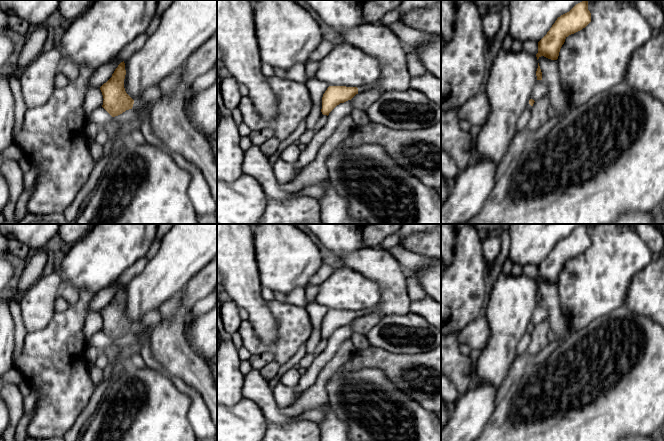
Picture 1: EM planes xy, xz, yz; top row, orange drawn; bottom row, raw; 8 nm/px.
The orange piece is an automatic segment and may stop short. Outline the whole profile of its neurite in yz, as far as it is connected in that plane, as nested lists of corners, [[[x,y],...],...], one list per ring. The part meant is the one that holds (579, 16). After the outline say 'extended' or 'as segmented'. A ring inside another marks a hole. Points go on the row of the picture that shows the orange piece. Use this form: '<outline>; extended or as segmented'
[[[588,0],[576,4],[569,12],[557,18],[547,34],[538,42],[537,60],[544,56],[557,60],[565,39],[591,22]]]; as segmented

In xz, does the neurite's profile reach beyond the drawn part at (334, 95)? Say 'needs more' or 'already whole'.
needs more

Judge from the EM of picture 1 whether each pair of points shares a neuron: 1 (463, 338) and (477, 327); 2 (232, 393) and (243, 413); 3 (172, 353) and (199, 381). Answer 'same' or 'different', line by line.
1: same
2: different
3: same

